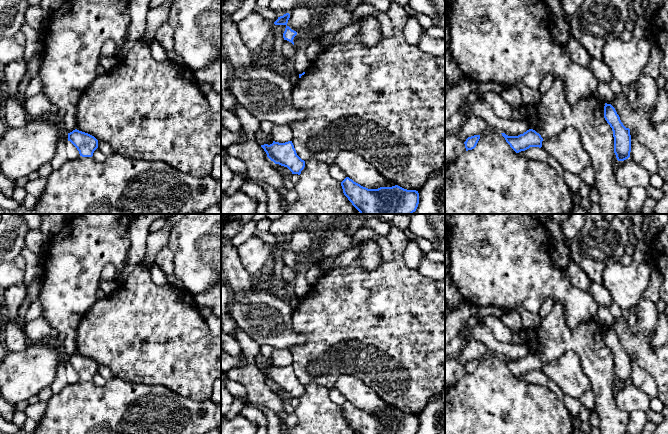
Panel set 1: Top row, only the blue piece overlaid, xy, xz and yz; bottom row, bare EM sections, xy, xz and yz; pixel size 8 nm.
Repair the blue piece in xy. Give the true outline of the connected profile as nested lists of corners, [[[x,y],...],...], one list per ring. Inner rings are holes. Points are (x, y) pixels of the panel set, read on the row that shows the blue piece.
[[[77,129],[68,133],[68,141],[77,148],[82,157],[92,157],[98,148],[98,140],[94,136]]]

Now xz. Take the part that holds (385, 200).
[[[346,177],[341,186],[360,214],[412,214],[419,204],[418,191],[398,185],[368,189]]]

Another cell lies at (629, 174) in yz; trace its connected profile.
[[[630,158],[617,163],[615,178],[619,185],[628,190],[635,187],[646,189],[650,185],[650,174]]]

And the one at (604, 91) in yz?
[[[606,82],[599,83],[597,88],[597,93],[605,103],[611,104],[614,94],[611,88],[609,87],[608,83]]]

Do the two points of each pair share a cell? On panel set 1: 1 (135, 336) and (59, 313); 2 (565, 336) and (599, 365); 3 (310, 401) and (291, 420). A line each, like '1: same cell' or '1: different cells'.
1: different cells
2: same cell
3: different cells

